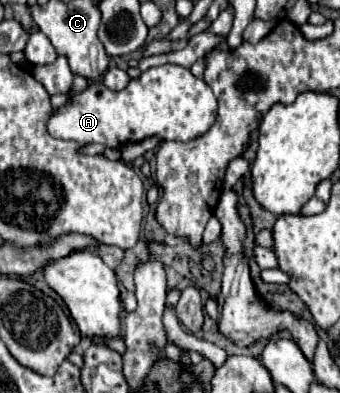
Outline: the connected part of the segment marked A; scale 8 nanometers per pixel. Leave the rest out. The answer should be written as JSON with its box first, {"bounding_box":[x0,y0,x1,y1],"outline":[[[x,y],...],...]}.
{"bounding_box":[48,65,216,149],"outline":[[[162,65],[146,69],[138,79],[132,79],[124,91],[110,91],[102,83],[88,83],[88,89],[80,95],[72,93],[72,101],[54,111],[48,121],[48,131],[58,139],[72,139],[76,143],[102,143],[106,147],[122,149],[130,141],[142,141],[146,137],[158,137],[160,141],[190,141],[198,135],[204,135],[216,119],[216,99],[204,79],[198,79],[190,69],[180,65]]]}

